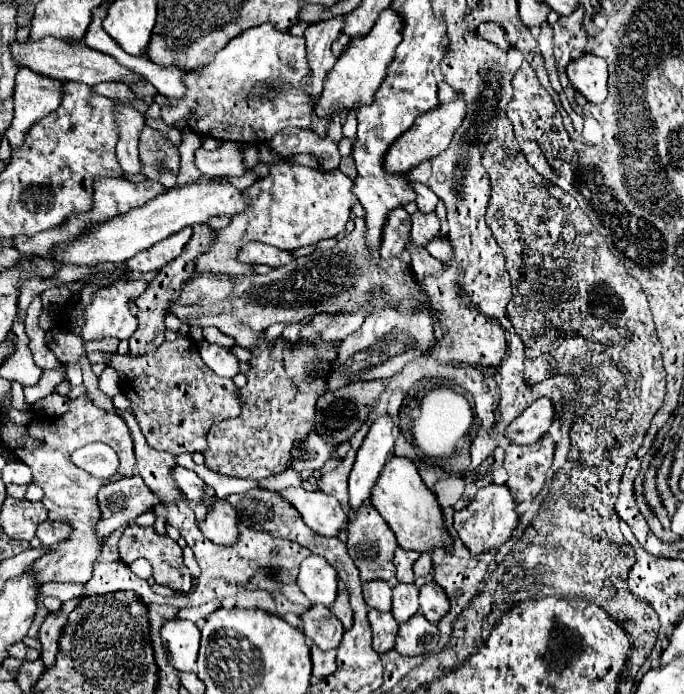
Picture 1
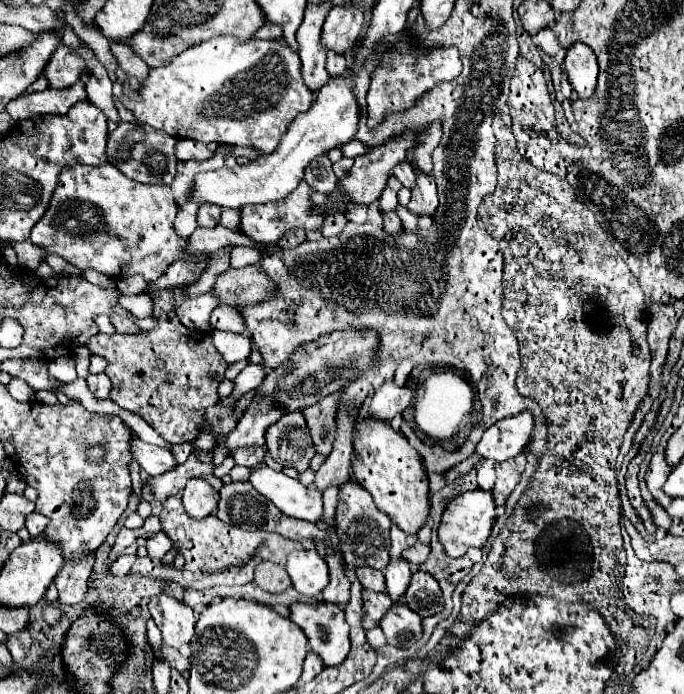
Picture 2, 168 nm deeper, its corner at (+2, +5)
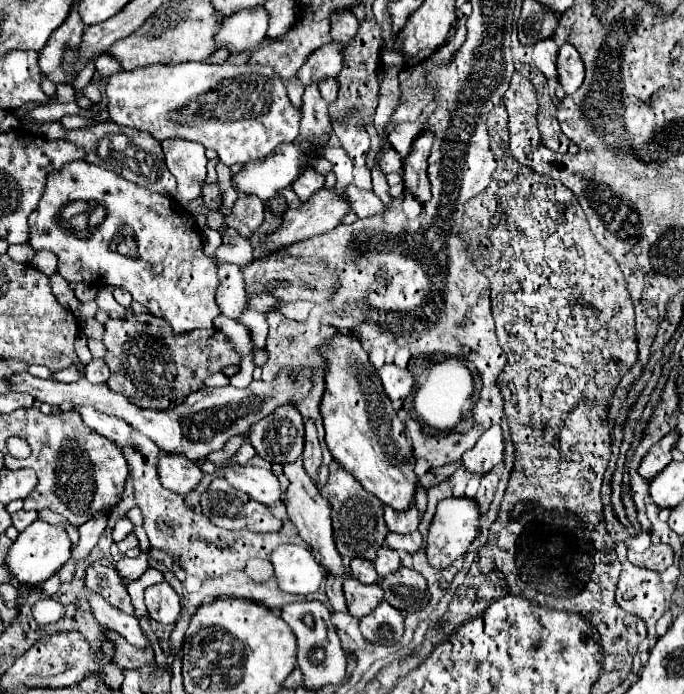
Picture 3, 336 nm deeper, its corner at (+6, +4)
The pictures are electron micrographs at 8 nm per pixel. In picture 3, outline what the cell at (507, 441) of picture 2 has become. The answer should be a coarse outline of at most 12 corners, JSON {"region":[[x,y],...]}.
{"region":[[489,428],[461,456],[471,474],[487,474],[503,460],[501,428]]}

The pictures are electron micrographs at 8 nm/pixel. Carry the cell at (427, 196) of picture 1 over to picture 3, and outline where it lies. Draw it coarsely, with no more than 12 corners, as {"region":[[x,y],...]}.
{"region":[[385,148],[379,156],[381,170],[401,172],[401,154]]}

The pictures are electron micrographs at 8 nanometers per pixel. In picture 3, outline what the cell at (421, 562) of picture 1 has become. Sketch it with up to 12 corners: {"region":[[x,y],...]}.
{"region":[[419,530],[411,534],[389,532],[385,544],[393,550],[417,552]]}

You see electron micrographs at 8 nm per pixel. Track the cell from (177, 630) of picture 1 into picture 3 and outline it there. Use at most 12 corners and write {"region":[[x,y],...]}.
{"region":[[169,582],[145,588],[149,616],[175,624],[181,598]]}

